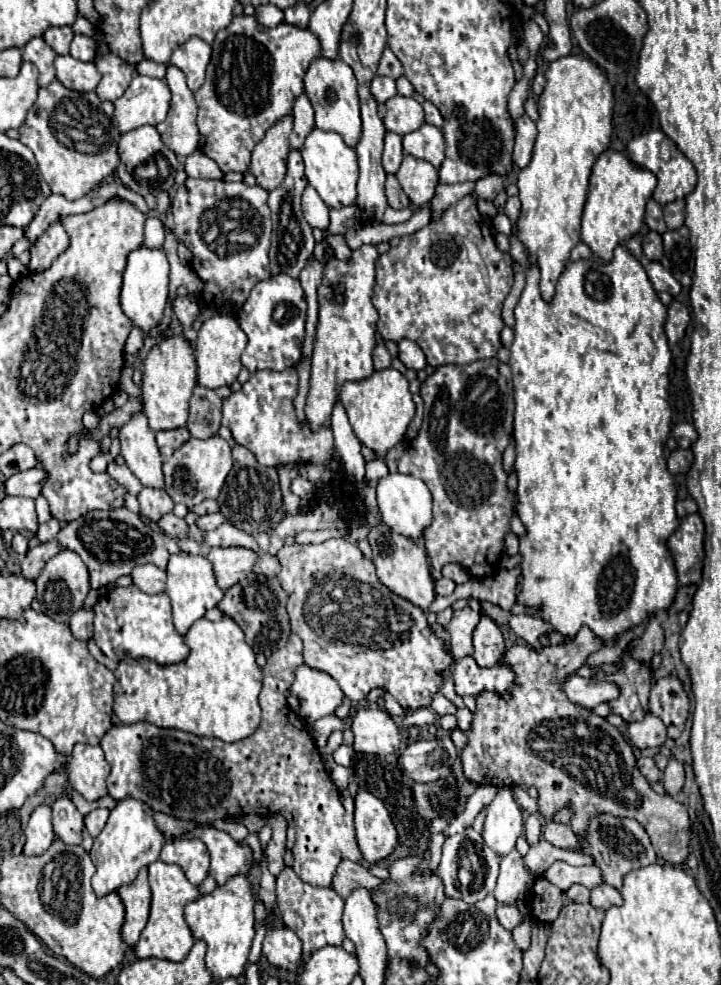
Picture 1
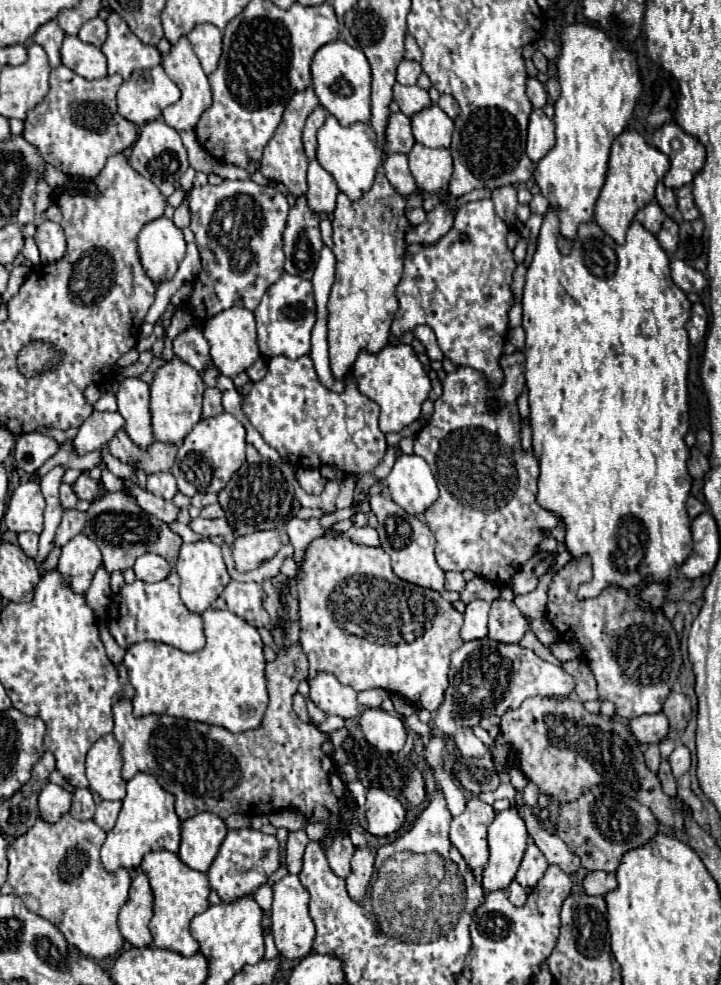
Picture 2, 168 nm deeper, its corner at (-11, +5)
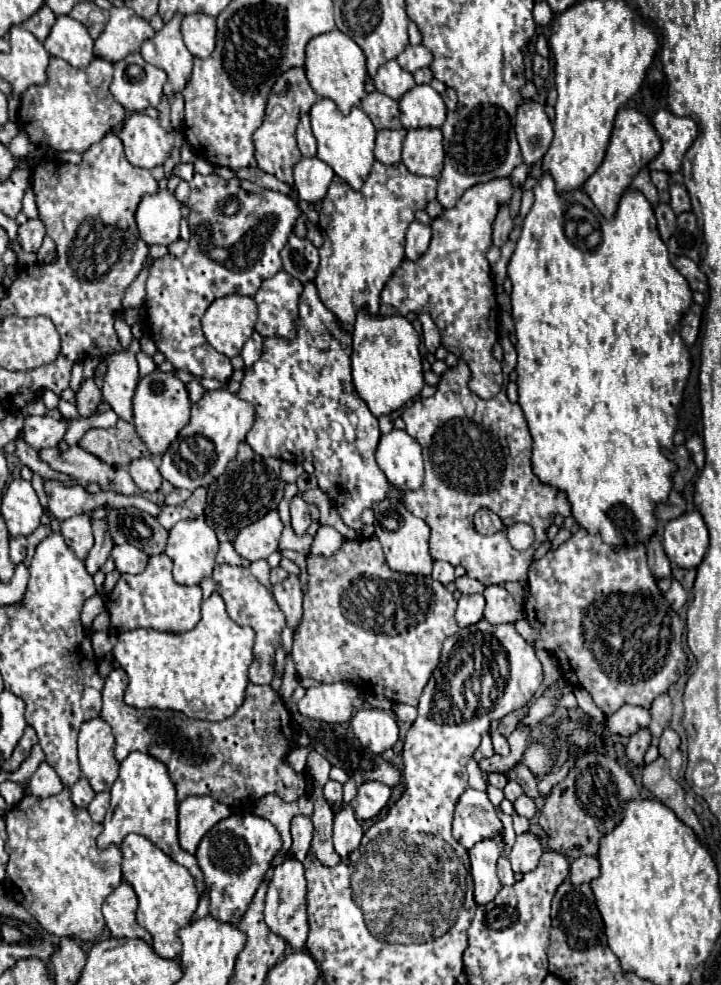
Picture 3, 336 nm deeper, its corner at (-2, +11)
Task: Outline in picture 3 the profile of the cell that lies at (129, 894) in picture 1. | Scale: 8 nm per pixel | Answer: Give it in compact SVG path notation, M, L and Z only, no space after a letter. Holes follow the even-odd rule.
M121 882L121 886L109 894L103 904L105 924L115 938L141 938L151 944L151 934L137 924L135 910L137 896L127 882Z

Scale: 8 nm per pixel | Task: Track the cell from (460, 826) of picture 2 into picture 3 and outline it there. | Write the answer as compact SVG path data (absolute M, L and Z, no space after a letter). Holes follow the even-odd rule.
M467 788L457 802L453 818L453 838L463 848L473 848L485 838L499 838L503 822L485 792Z

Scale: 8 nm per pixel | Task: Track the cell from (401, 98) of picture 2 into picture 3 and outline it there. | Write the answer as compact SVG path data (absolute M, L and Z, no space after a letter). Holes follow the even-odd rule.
M387 60L377 70L377 74L373 76L373 84L379 92L387 94L393 100L399 100L407 90L411 90L415 86L413 74L405 72L395 60Z

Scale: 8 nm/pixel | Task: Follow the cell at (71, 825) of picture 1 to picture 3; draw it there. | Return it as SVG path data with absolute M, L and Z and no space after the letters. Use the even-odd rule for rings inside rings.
M79 778L73 786L71 786L71 798L73 798L73 804L77 808L87 808L91 804L91 800L95 798L95 792L89 784L89 780L85 778Z

